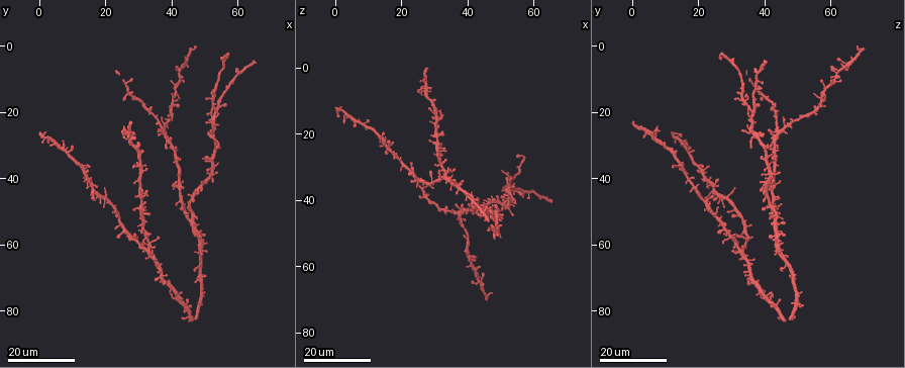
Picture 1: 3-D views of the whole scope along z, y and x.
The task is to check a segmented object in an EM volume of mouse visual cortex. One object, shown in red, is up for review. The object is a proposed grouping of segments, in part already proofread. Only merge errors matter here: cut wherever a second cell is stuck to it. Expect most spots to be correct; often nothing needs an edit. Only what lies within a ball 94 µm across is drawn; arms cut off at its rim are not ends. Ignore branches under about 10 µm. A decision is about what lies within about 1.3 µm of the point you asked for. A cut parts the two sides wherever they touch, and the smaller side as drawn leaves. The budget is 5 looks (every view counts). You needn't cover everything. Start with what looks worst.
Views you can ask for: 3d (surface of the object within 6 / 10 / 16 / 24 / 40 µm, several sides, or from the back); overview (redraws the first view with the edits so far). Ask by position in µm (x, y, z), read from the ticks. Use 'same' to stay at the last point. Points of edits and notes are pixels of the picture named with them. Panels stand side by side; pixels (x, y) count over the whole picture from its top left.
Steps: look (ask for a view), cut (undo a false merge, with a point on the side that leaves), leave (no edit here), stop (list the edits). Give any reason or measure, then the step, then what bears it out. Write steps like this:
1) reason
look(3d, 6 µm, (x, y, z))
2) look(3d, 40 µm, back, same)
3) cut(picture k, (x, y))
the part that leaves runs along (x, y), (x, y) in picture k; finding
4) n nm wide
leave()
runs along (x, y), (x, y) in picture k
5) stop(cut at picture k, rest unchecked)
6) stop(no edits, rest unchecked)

thin arm on a thick one
look(3d, 16 µm, (32.5, 61.5, 33.5))

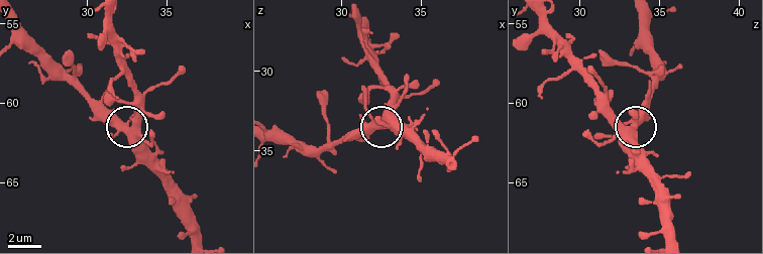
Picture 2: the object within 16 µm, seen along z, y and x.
look(3d, 6 µm, (32.9, 61.6, 32.8))

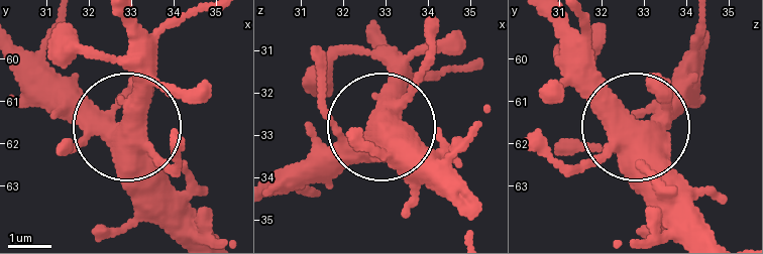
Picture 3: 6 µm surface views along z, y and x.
5 arms
leave()
runs along (712, 228), (661, 152), (567, 58) in picture 3; continuous, no second cell

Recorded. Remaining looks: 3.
look(3d, 16 µm, (48.0, 56.0, 43.5))

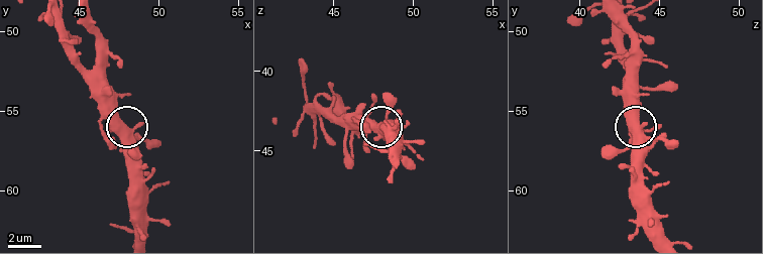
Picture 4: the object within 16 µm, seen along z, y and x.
zoom in
look(3d, 6 µm, (47.9, 56.1, 43.8))

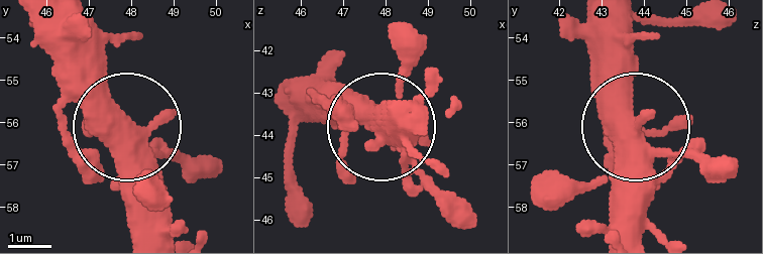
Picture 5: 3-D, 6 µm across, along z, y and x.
3 arms
leave()
all the same cell

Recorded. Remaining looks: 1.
stop(no edits, rest unchecked)

